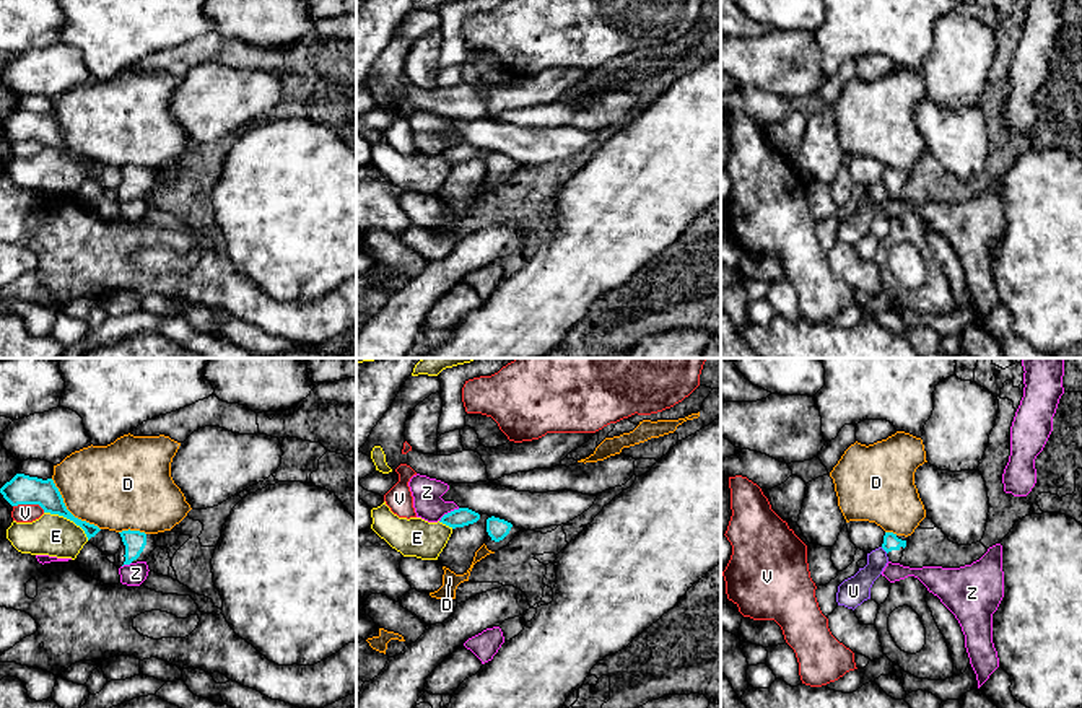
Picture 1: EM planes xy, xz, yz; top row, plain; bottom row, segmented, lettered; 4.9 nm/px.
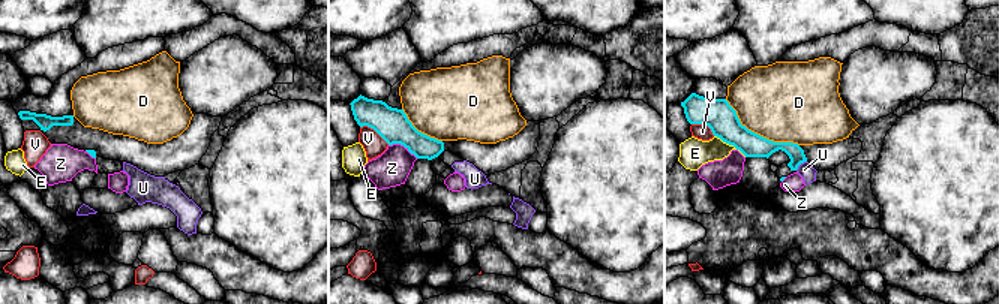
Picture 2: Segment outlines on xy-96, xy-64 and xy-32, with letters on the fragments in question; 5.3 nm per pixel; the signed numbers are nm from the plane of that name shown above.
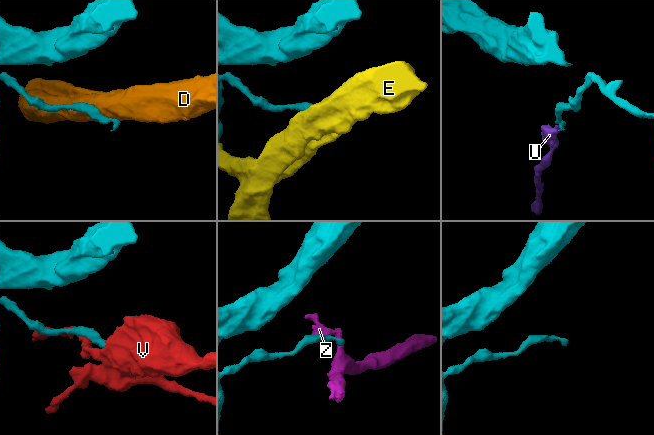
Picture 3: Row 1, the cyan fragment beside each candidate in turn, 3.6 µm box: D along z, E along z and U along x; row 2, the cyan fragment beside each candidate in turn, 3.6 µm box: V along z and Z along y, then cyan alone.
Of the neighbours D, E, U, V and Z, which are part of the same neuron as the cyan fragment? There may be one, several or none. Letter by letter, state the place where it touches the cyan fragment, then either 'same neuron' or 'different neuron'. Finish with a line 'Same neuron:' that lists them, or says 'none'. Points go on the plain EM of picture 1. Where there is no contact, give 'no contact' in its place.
D: contact xy (67, 145); different neuron
E: contact xy (69, 153); different neuron
U: contact yz (884, 184); different neuron
V: contact xy (30, 139); different neuron
Z: contact xz (448, 148); different neuron
Same neuron: none

